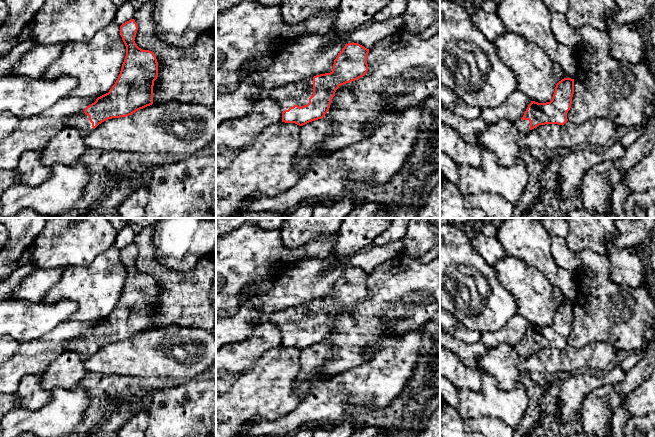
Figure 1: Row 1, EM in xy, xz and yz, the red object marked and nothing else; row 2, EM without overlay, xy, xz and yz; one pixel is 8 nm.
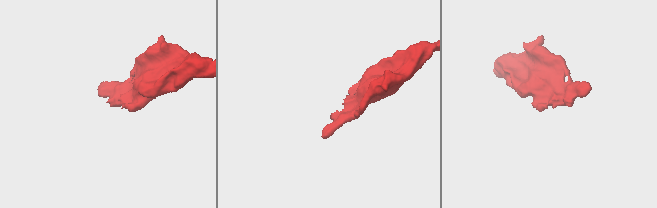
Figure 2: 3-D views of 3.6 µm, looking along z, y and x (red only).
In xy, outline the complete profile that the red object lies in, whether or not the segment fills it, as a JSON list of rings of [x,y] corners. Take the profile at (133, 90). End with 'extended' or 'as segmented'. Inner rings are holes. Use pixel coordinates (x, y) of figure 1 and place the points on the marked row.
[[[134,19],[120,26],[120,34],[126,46],[126,56],[117,81],[108,93],[98,97],[80,114],[71,117],[66,122],[66,126],[91,131],[108,119],[126,117],[153,104],[153,86],[158,77],[158,62],[152,51],[142,50],[135,43],[137,30],[138,25]]] | extended

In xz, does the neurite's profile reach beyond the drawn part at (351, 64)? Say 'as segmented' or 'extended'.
extended

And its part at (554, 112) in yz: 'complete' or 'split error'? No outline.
split error

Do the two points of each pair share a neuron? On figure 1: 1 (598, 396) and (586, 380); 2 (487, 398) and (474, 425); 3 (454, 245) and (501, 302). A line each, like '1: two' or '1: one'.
1: two
2: two
3: one

